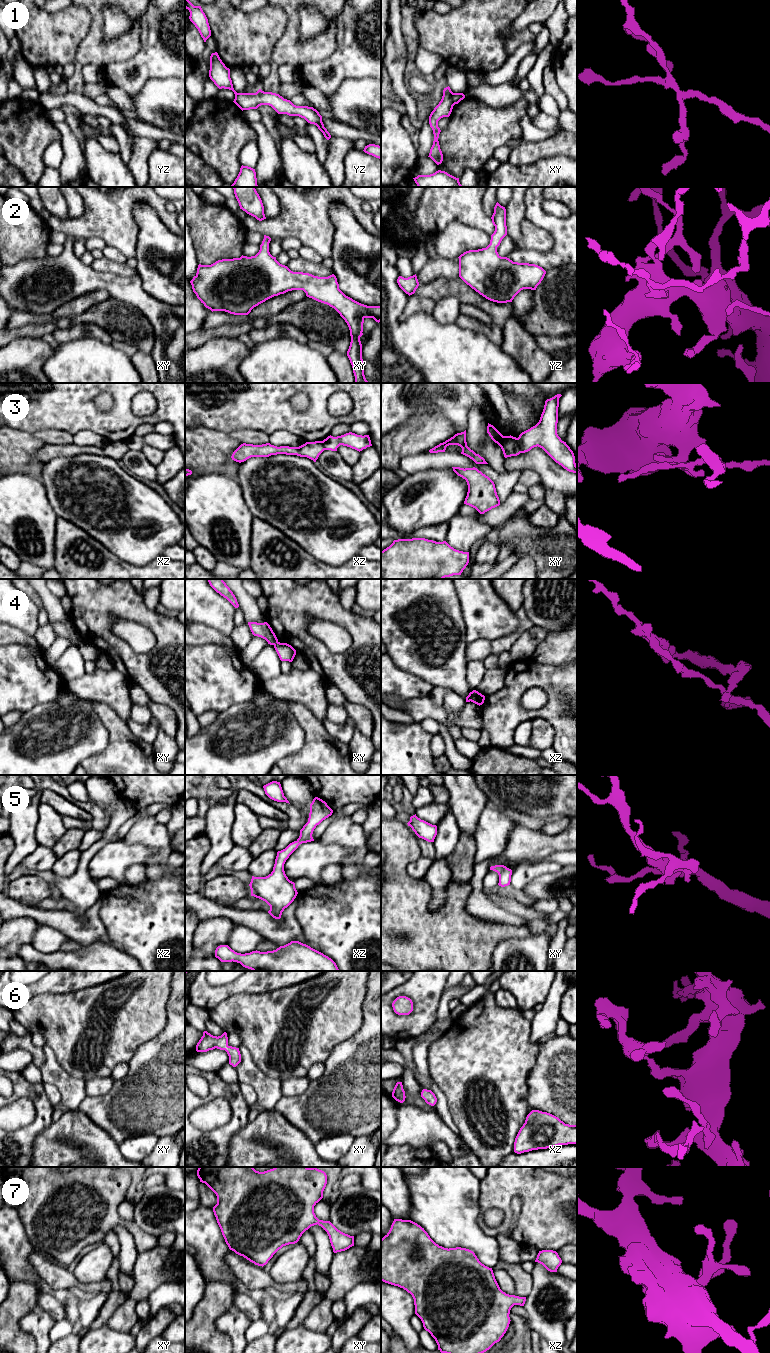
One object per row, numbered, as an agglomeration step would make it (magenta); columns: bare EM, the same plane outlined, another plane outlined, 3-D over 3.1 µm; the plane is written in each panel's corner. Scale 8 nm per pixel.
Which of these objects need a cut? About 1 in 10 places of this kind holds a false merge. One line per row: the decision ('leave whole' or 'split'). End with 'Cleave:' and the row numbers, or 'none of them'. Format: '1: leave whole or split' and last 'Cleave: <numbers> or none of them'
1: split
2: leave whole
3: split
4: split
5: leave whole
6: leave whole
7: leave whole
Cleave: 1, 3, 4

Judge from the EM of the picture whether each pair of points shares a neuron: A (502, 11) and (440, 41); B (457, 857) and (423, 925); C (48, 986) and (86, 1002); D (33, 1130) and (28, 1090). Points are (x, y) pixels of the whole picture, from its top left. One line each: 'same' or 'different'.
A: same
B: different
C: different
D: same

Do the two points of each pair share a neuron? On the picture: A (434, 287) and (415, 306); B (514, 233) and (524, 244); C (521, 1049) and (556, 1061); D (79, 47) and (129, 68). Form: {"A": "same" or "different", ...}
{"A": "different", "B": "different", "C": "different", "D": "different"}

